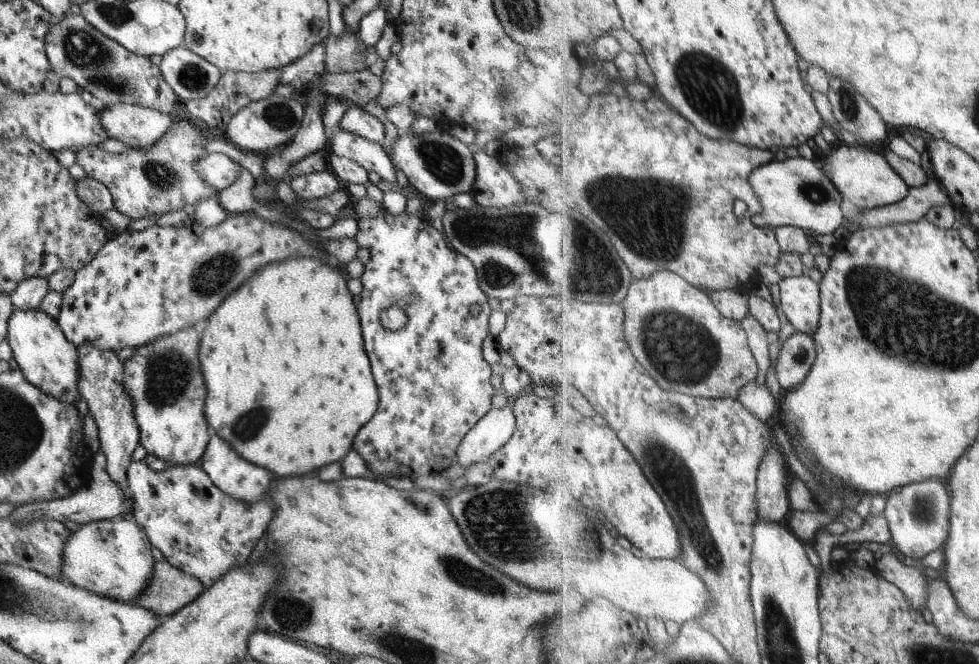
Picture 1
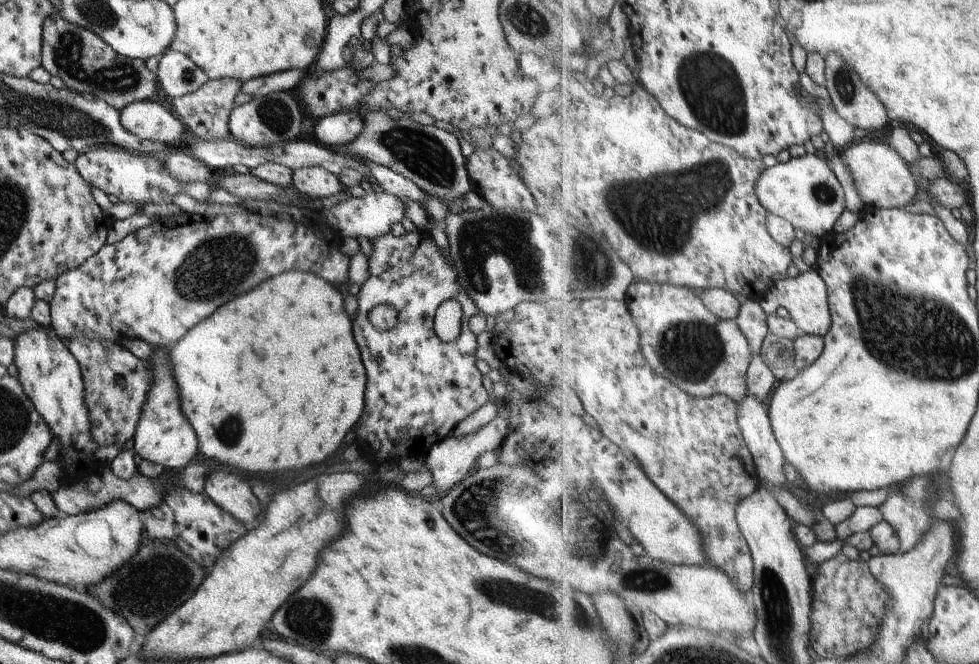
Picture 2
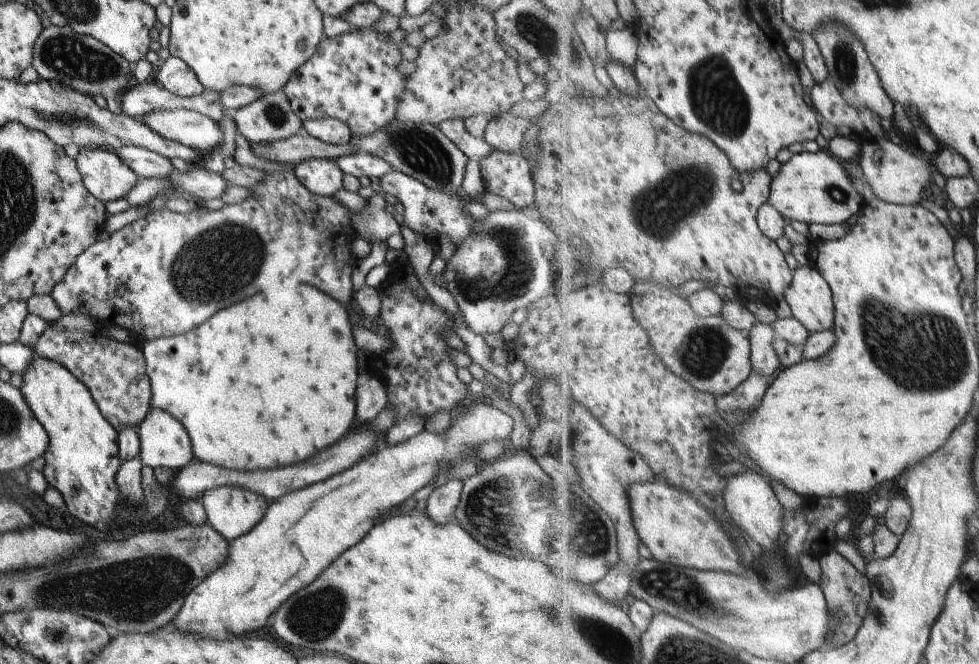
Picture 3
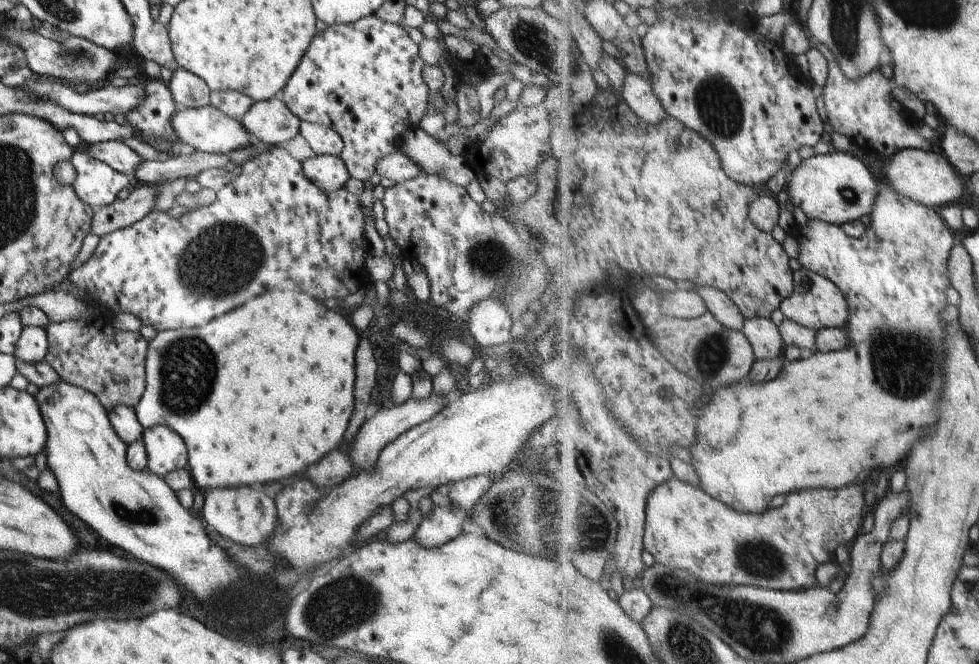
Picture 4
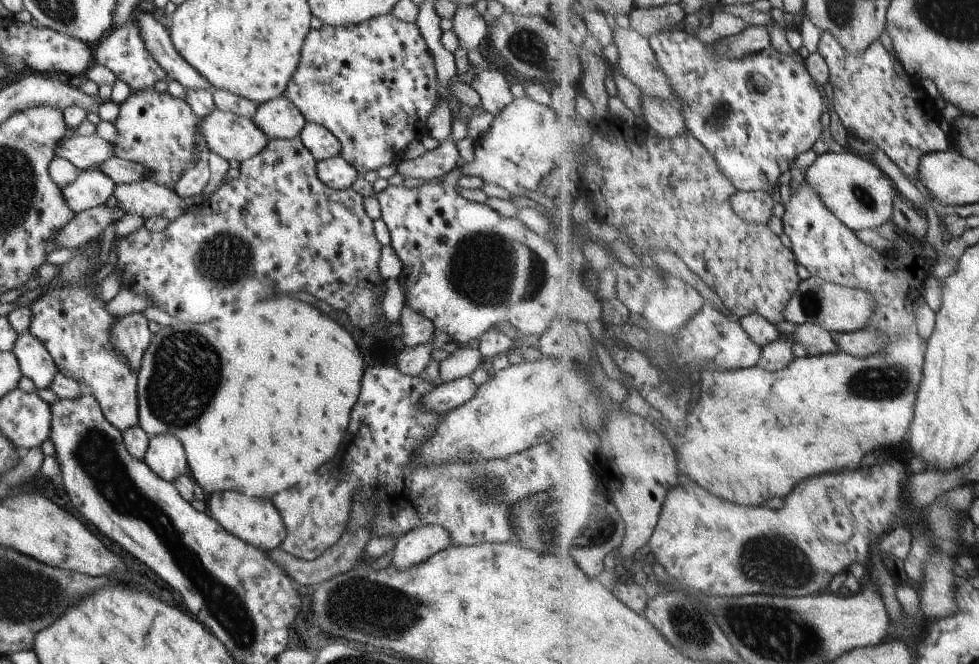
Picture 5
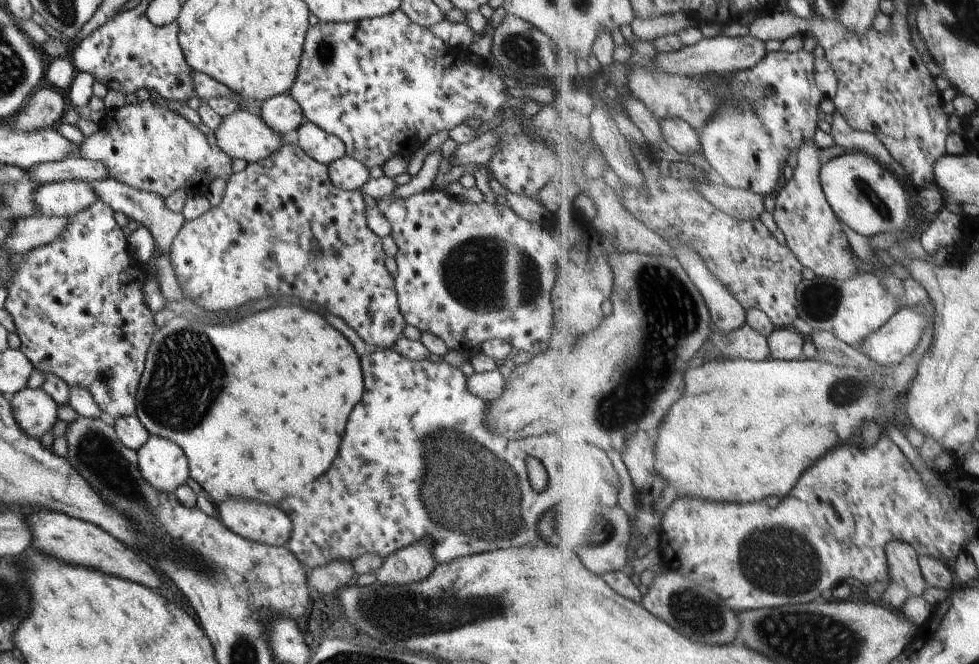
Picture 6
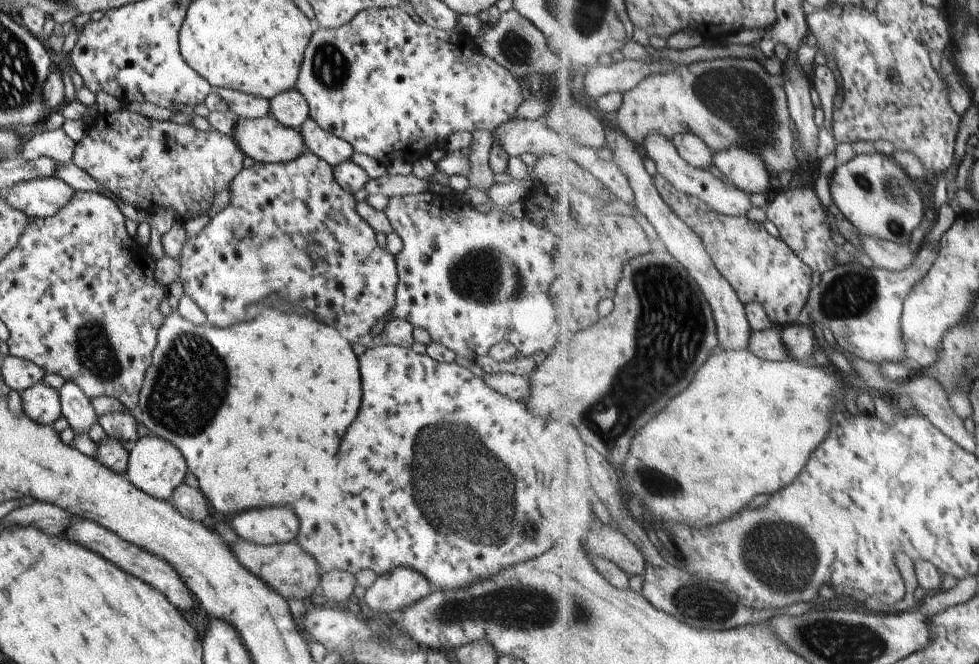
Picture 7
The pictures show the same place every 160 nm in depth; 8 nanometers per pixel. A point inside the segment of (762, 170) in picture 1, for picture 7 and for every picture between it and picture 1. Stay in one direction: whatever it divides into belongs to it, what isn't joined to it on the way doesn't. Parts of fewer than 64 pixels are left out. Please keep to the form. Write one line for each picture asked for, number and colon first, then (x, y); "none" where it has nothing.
2: (804, 190)
3: (811, 187)
4: (836, 187)
5: (857, 192)
6: (865, 194)
7: (873, 192)

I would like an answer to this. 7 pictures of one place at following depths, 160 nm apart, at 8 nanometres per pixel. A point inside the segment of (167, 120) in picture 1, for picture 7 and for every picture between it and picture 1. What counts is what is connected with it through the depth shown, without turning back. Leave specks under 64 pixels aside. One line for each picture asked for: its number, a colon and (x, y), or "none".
2: (147, 120)
3: (196, 131)
4: (206, 129)
5: (231, 137)
6: (240, 134)
7: (264, 140)

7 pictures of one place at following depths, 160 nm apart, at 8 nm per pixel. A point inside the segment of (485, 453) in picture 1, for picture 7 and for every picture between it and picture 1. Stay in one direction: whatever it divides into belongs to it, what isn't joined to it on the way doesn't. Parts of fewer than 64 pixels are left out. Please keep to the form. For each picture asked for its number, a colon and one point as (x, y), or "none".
2: (449, 460)
3: (441, 501)
4: (442, 523)
5: (414, 546)
6: (412, 563)
7: (388, 594)

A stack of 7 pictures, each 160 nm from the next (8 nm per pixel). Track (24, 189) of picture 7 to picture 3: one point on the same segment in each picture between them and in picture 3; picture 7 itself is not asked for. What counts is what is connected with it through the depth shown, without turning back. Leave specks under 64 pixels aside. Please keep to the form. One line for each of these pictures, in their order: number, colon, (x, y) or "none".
3: (103, 174)
4: (96, 183)
5: (91, 188)
6: (60, 198)

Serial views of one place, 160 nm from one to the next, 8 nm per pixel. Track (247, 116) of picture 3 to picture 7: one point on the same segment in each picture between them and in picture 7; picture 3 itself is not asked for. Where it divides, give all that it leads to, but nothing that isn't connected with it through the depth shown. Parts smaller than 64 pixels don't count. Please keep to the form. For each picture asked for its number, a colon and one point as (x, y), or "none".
4: (270, 121)
5: (278, 119)
6: (281, 113)
7: (289, 108)

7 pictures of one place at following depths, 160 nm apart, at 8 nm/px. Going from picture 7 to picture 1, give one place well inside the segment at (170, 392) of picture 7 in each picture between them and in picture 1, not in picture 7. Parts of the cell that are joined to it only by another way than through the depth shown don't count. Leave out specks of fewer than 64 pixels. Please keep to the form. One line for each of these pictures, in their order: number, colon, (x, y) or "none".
1: (291, 328)
2: (271, 381)
3: (263, 383)
4: (257, 394)
5: (267, 394)
6: (276, 386)

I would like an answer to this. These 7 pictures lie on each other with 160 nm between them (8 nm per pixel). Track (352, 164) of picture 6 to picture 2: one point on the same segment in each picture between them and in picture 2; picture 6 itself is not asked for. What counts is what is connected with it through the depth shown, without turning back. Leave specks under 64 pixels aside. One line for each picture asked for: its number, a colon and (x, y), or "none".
2: (315, 182)
3: (321, 177)
4: (328, 173)
5: (334, 171)

